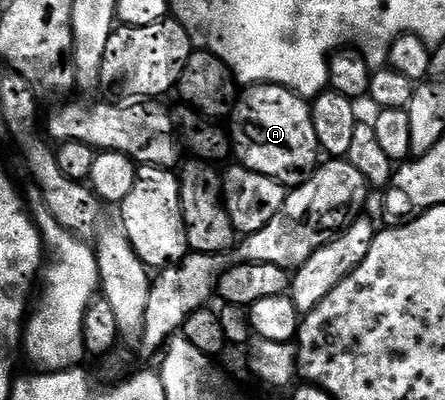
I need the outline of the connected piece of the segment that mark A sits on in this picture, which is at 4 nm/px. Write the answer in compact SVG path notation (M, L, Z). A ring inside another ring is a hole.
M267 83L247 86L237 96L236 106L232 109L230 132L235 160L258 175L274 179L279 185L298 186L306 179L310 179L310 175L321 164L322 150L318 143L318 135L314 132L311 104L298 96L293 89Z

